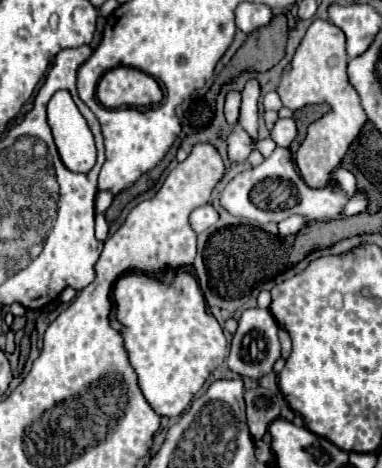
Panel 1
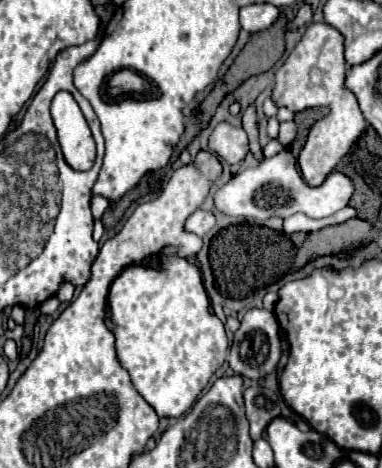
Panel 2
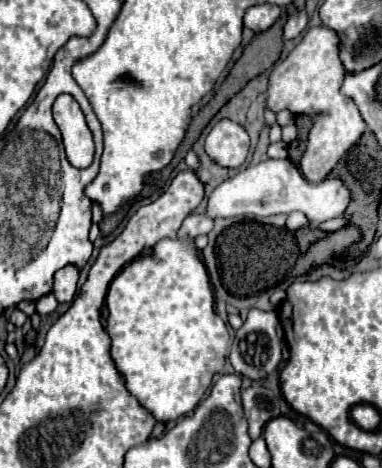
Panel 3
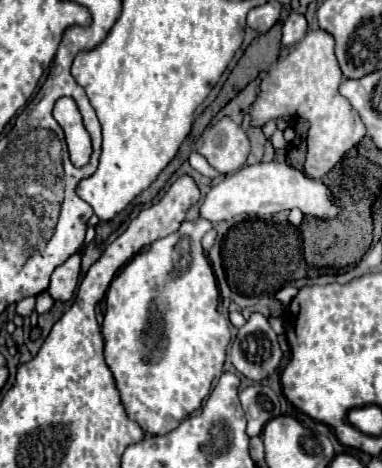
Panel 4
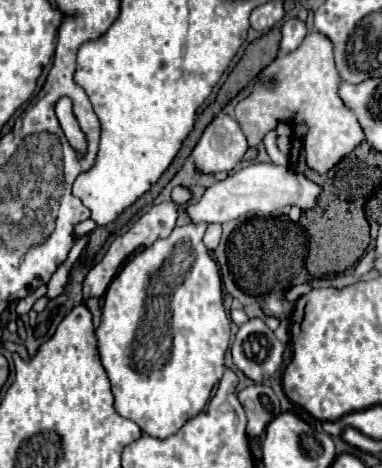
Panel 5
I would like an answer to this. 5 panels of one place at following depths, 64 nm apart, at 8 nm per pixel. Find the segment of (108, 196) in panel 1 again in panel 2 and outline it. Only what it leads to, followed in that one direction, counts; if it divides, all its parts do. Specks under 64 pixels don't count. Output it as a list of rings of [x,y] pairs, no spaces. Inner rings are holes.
[[[93,196],[91,200],[91,211],[94,219],[101,219],[104,212],[109,208],[109,206],[109,201],[103,196]]]

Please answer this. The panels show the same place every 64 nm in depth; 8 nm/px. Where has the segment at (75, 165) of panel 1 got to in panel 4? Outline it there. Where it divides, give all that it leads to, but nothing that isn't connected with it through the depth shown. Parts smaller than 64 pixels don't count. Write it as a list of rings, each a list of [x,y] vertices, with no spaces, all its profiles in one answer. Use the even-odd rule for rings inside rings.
[[[70,97],[60,98],[54,106],[54,118],[64,130],[66,144],[68,144],[68,154],[70,154],[74,166],[78,166],[78,168],[84,166],[84,162],[90,160],[92,142],[90,142],[88,130],[84,128],[82,114],[80,114],[76,102]]]

